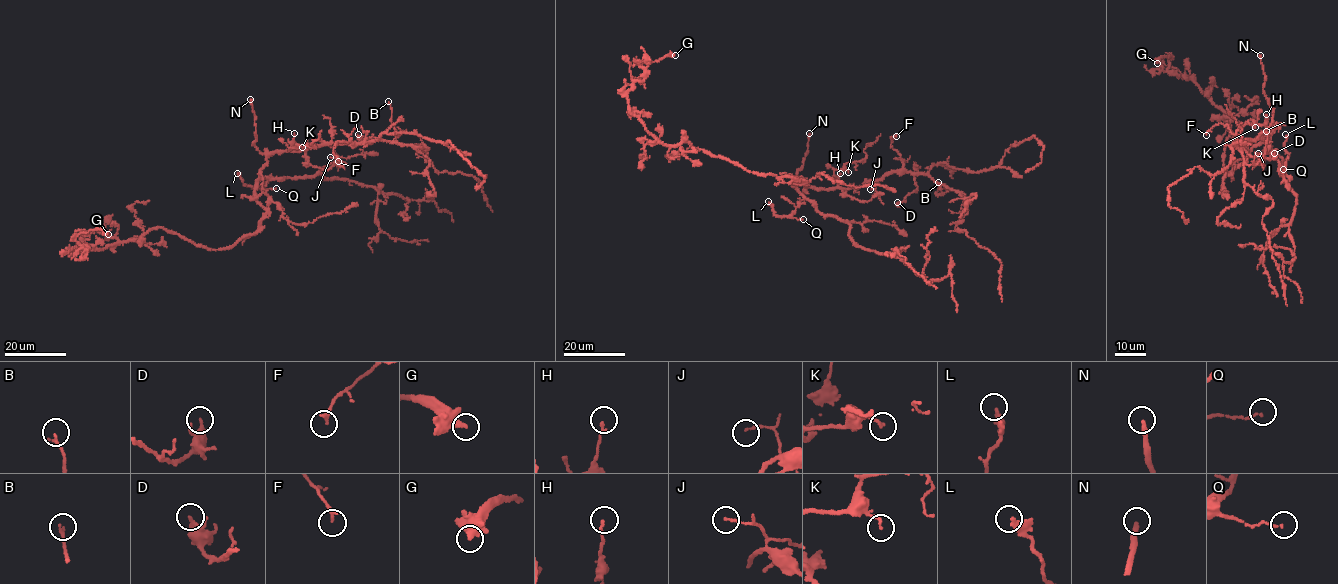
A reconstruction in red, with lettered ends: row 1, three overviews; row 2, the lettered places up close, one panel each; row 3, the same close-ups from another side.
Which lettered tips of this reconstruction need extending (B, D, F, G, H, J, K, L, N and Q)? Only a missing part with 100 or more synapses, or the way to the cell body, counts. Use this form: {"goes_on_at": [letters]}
{"goes_on_at": ["N"]}

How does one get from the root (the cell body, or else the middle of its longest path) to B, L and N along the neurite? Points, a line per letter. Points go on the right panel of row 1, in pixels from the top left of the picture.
B: (1253, 140), (1273, 127), (1268, 139), (1248, 139), (1243, 145), (1248, 165), (1265, 154), (1266, 131)
L: (1253, 140), (1262, 134), (1264, 141), (1284, 162), (1288, 155), (1284, 147), (1285, 134)
N: (1253, 140), (1269, 130), (1273, 122), (1273, 111), (1263, 90), (1265, 75), (1260, 55)

